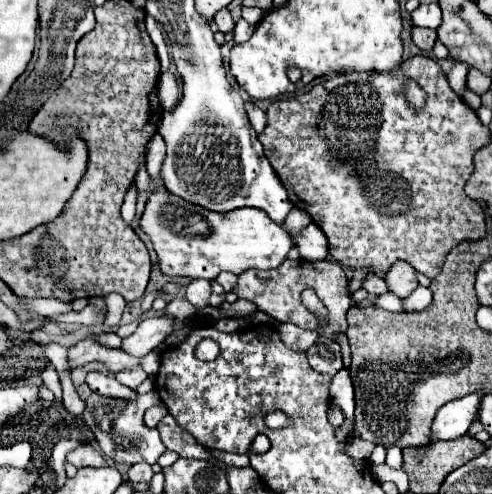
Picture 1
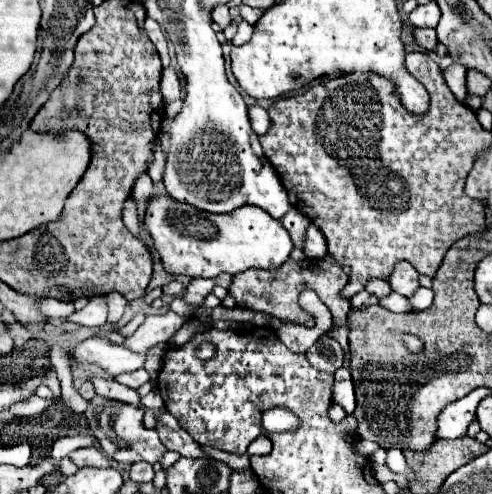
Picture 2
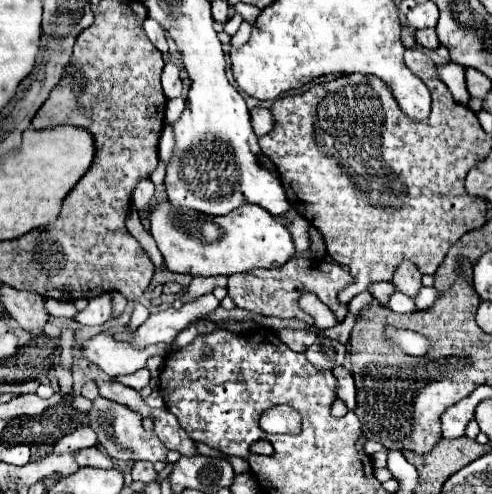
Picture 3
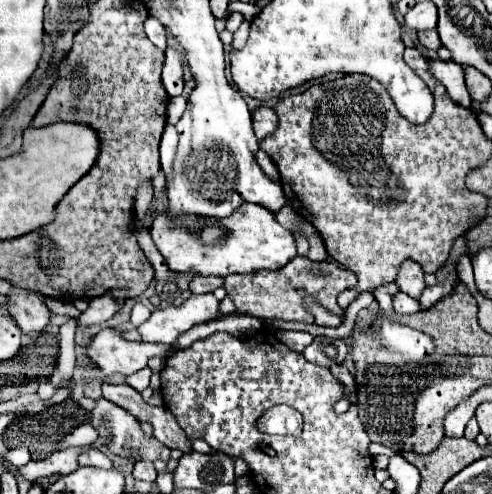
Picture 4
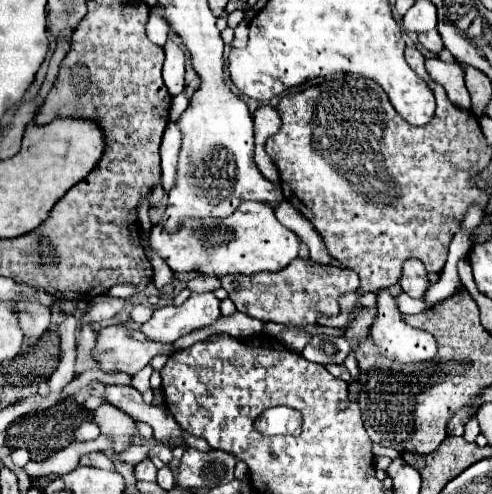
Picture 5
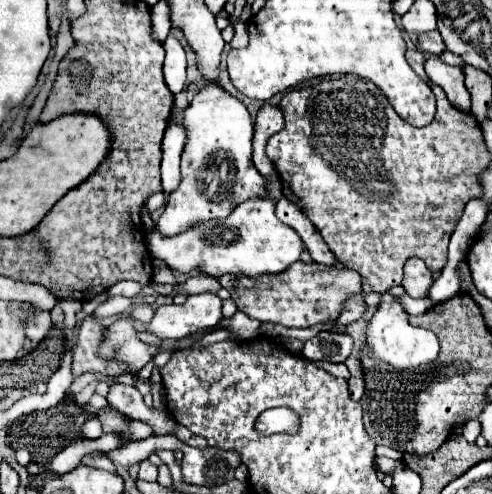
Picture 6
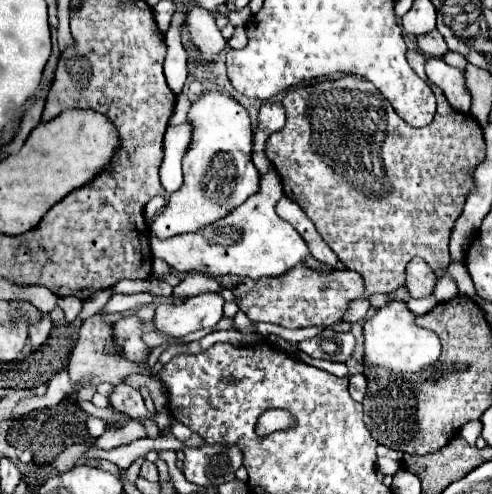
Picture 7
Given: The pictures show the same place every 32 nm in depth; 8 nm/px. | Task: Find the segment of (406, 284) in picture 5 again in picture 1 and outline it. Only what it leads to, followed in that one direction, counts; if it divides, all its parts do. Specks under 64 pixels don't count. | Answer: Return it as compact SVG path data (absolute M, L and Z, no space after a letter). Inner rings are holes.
M394 262L390 270L384 274L384 282L392 294L398 298L406 298L418 286L416 272L408 262Z

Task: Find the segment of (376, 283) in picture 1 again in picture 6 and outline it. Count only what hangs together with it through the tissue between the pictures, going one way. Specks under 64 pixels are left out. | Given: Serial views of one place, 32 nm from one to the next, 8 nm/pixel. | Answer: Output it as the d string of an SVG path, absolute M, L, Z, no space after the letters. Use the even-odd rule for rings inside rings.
M388 290L382 294L378 310L370 320L368 332L366 332L366 342L370 344L374 358L380 358L392 364L396 370L418 368L420 364L432 362L438 358L438 350L440 350L440 344L434 332L428 332L424 328L414 328L412 324L408 324L408 314L404 314L398 304L398 296L402 294L404 290Z

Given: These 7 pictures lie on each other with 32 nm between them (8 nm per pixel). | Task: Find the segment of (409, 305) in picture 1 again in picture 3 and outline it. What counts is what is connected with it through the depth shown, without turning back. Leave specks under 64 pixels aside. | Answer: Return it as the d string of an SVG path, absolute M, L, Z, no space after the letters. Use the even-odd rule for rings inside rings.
M422 288L422 290L416 294L416 298L414 298L418 310L430 308L430 306L434 304L434 300L436 300L436 292L434 292L434 288Z

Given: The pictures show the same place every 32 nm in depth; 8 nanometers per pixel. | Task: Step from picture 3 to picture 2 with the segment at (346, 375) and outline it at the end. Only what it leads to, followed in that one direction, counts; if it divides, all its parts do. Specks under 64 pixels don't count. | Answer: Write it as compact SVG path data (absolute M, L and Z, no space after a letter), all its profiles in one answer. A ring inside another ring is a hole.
M338 368L334 374L334 402L340 404L346 414L354 412L354 384L348 368Z

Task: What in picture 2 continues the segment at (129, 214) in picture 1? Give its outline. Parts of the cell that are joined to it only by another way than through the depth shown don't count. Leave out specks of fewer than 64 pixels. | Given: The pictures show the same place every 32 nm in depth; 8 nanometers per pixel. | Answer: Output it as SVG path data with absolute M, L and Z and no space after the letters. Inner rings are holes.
M132 194L128 196L128 200L126 200L126 204L124 204L124 214L122 214L122 218L124 218L124 224L126 224L126 226L136 234L136 237L147 246L146 242L140 235L140 232L142 232L142 226L140 226L138 216L136 216L136 202L134 202Z

